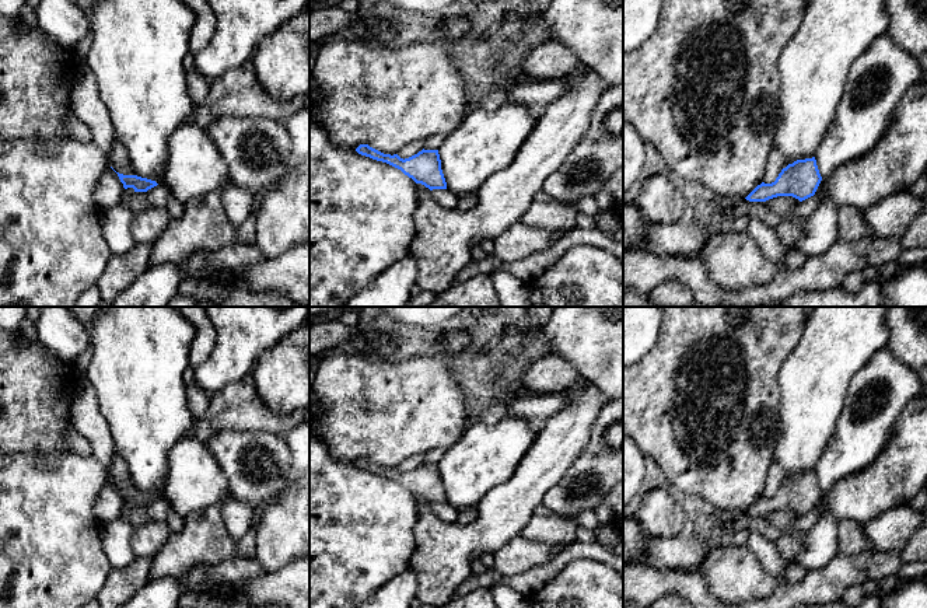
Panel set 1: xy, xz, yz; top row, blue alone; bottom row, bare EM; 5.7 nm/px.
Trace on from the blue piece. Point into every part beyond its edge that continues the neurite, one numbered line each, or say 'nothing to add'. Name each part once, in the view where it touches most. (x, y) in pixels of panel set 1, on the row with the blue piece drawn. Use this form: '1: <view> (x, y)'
nothing to add

